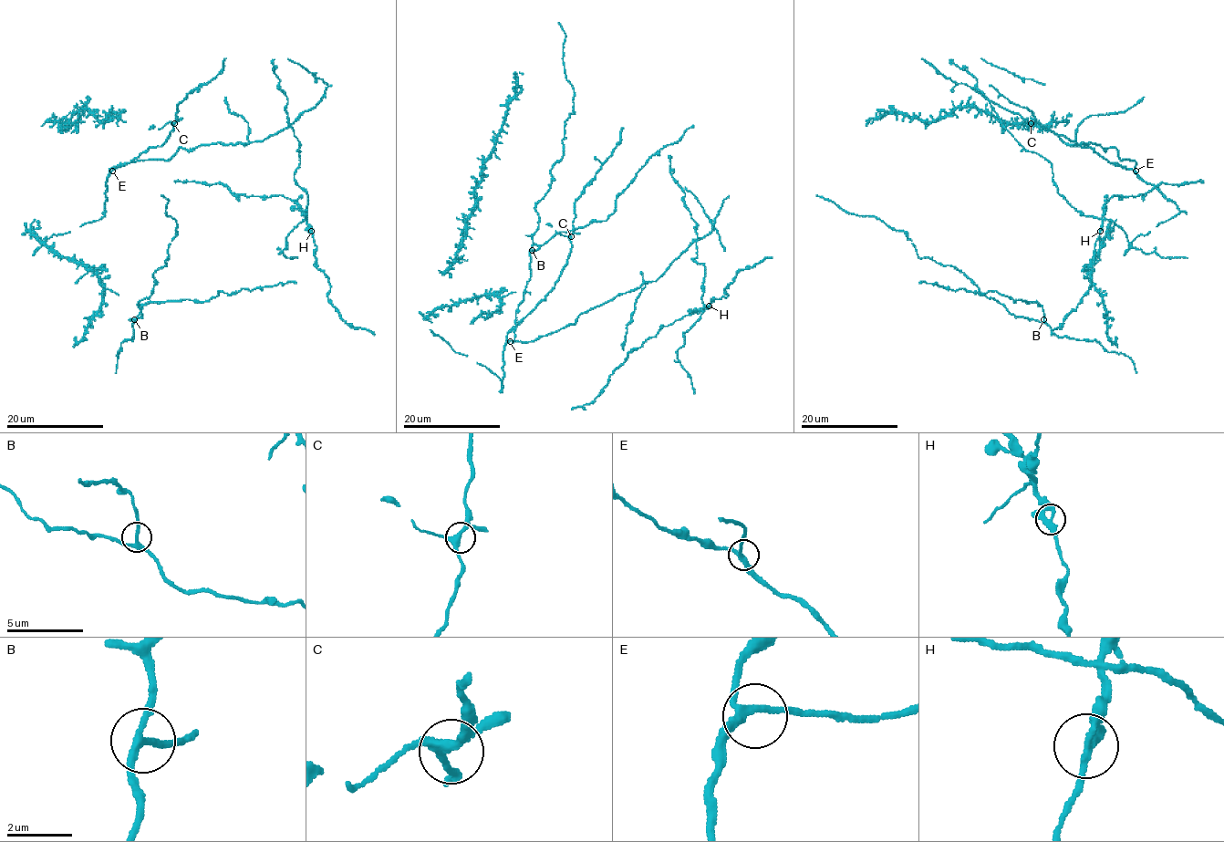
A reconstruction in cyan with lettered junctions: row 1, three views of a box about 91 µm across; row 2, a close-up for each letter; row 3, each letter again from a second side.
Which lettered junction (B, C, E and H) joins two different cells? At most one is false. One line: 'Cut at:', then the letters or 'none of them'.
Cut at: none of them

